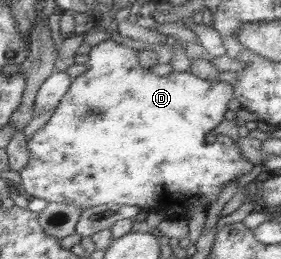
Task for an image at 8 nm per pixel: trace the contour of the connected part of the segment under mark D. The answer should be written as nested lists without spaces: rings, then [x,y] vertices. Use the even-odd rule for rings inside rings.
[[[115,37],[107,38],[91,46],[84,65],[85,71],[70,80],[59,103],[53,108],[53,112],[44,126],[37,129],[31,135],[31,138],[26,141],[28,160],[27,164],[18,173],[21,178],[21,189],[25,191],[27,198],[38,197],[47,203],[67,204],[79,208],[79,210],[109,203],[129,205],[139,207],[141,211],[145,212],[161,211],[165,220],[183,219],[187,221],[187,216],[189,216],[189,212],[191,212],[191,208],[197,203],[197,200],[205,200],[203,208],[207,210],[229,181],[247,175],[255,166],[241,153],[238,143],[233,142],[229,137],[216,134],[214,137],[207,139],[207,135],[221,123],[221,120],[224,119],[223,113],[228,110],[228,101],[233,98],[231,84],[223,81],[201,79],[189,71],[171,71],[165,76],[155,76],[151,74],[149,68],[139,65],[137,49],[119,44]]]

